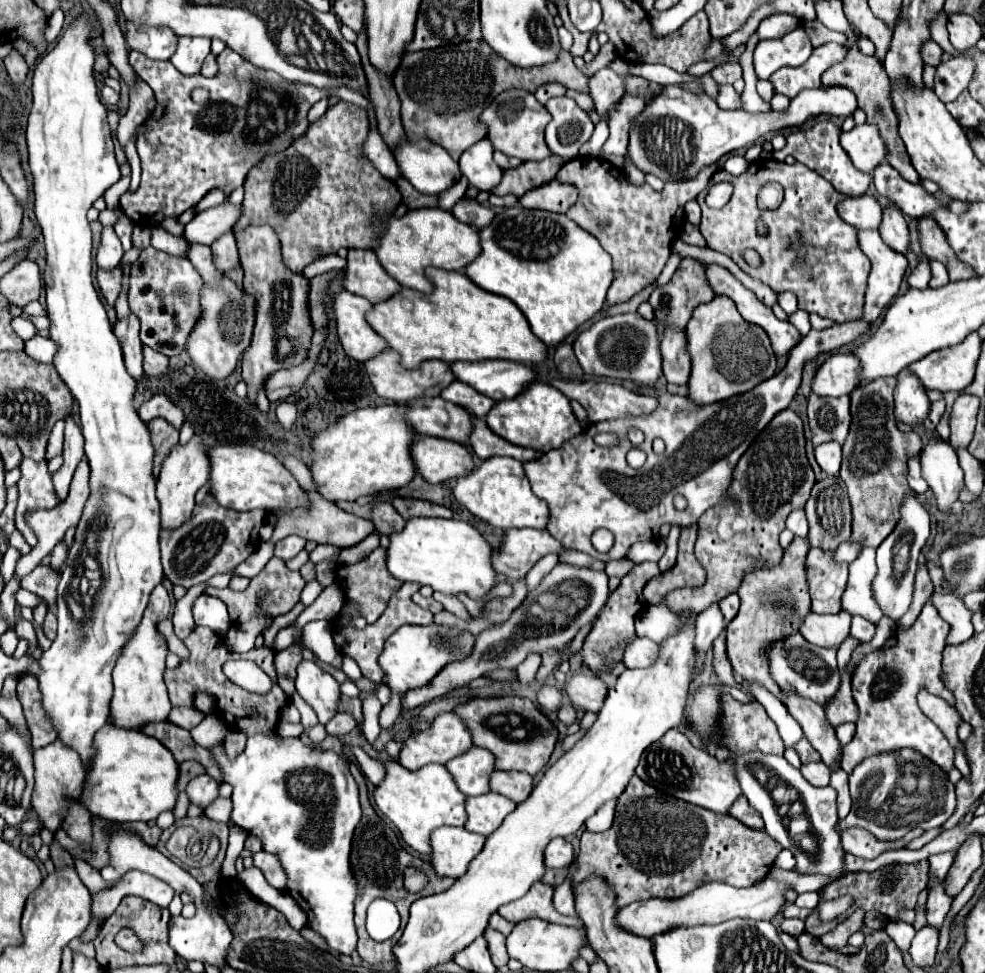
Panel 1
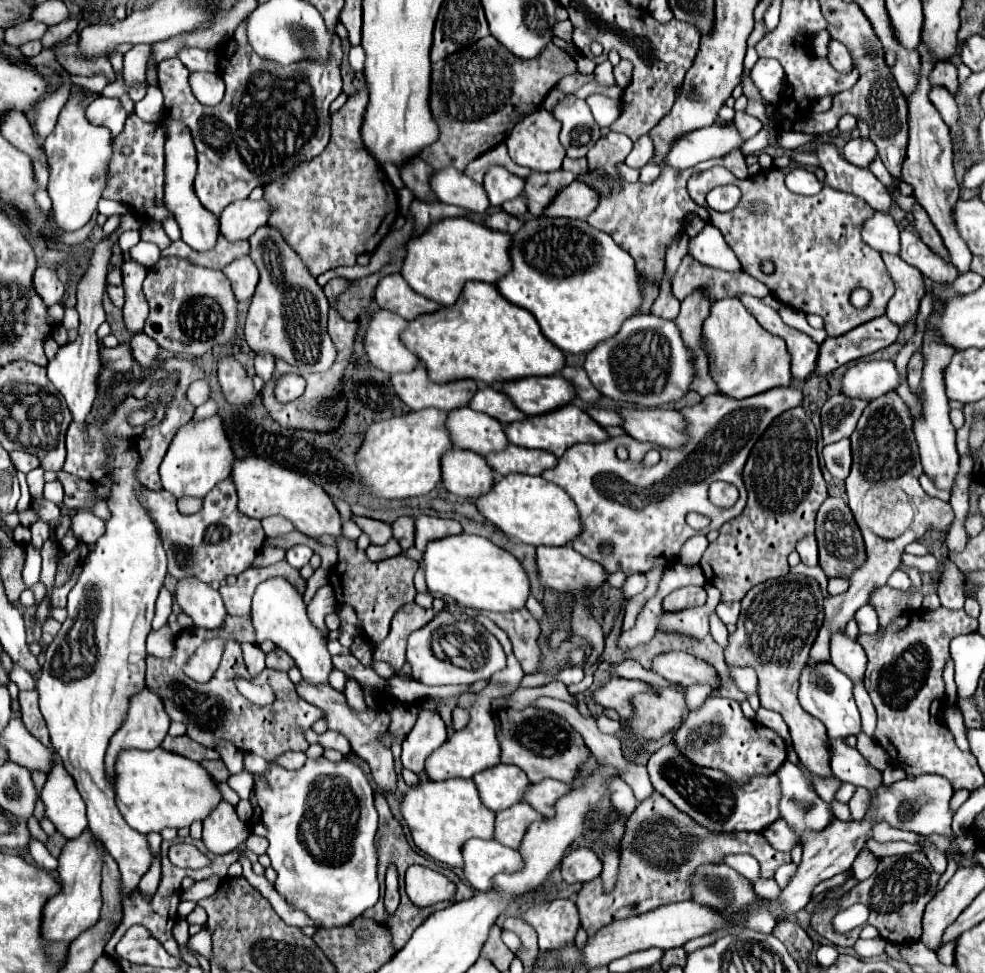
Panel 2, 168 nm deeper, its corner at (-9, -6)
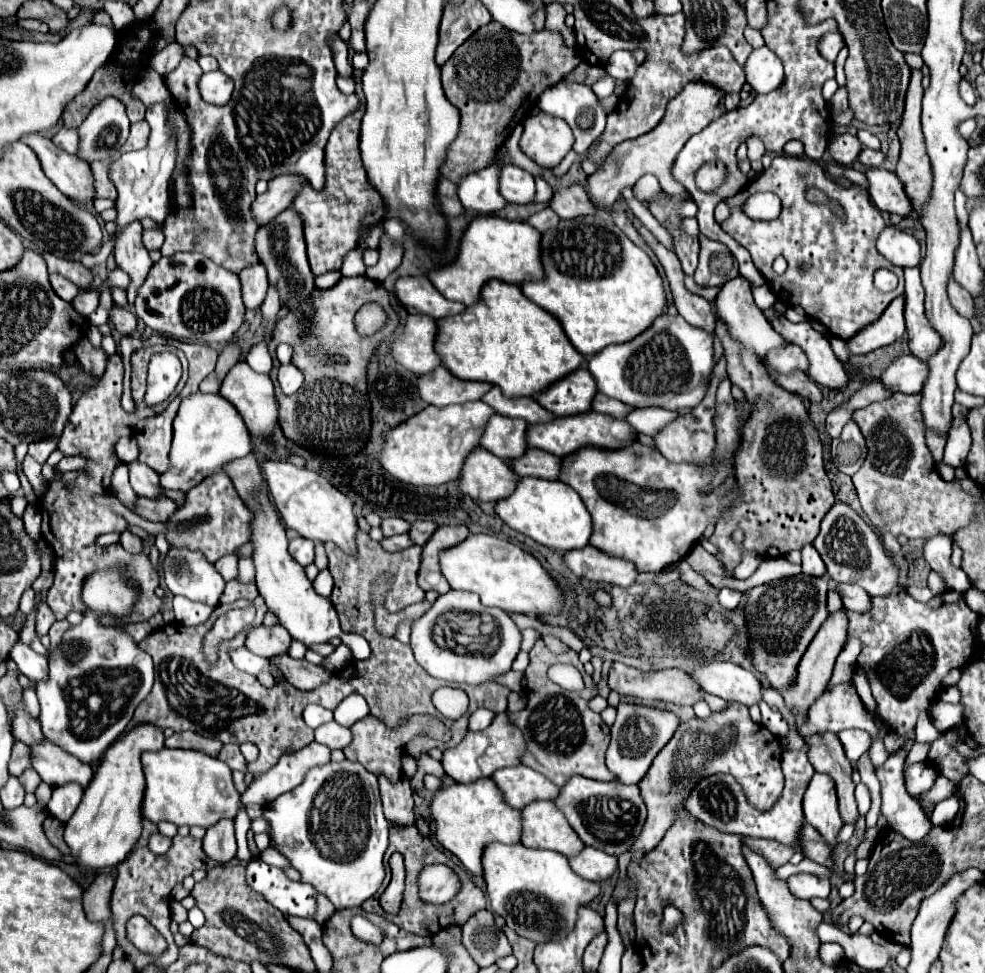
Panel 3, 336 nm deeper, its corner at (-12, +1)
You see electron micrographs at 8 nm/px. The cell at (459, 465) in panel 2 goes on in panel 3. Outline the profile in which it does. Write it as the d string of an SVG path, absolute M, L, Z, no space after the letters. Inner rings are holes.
M475 448L469 458L465 458L459 490L479 502L497 502L507 498L517 484L517 476L509 472L509 464L485 448Z

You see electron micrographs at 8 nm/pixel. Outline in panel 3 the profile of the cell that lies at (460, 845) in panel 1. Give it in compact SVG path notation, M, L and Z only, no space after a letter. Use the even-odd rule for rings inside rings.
M491 842L483 850L483 880L487 884L487 896L491 900L491 906L497 914L501 914L507 920L507 926L519 932L521 936L539 942L545 940L557 940L561 936L567 936L567 932L573 928L577 920L577 908L585 902L591 902L599 896L601 888L597 882L589 882L579 878L571 868L565 856L553 852L553 850L535 850L525 848L523 844L501 844Z

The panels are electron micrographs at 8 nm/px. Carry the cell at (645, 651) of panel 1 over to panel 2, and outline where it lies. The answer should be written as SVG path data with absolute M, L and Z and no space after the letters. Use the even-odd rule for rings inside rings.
M682 651L658 655L652 663L652 671L682 687L710 685L712 691L718 691L722 687L720 675L710 663L706 663L694 655L682 653Z

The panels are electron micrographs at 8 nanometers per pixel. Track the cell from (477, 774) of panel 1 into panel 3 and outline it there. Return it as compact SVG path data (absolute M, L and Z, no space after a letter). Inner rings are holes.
M523 764L501 768L499 772L493 772L491 778L511 808L523 808L527 802L553 800L553 796L557 796L557 786L553 782Z

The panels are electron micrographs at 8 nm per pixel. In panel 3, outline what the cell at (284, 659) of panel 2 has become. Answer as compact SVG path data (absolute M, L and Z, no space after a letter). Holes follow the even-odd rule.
M275 624L273 628L251 628L249 636L245 640L245 646L263 658L273 658L273 656L281 656L289 652L291 646L291 636L289 632L285 632L285 628L281 628L279 624Z

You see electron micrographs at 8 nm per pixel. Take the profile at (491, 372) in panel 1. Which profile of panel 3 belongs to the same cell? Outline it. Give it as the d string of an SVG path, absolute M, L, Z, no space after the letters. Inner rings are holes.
M579 368L541 390L533 398L555 416L567 416L591 410L589 400L593 400L593 392L597 392L597 386L591 372Z

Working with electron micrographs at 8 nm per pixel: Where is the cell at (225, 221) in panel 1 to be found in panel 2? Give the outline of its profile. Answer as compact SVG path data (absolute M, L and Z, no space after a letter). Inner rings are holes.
M252 199L234 201L232 205L228 205L224 209L224 213L220 217L220 233L228 241L248 239L250 235L254 235L254 231L258 227L268 223L270 211L272 211L272 207L264 199L260 199L260 201L252 201Z

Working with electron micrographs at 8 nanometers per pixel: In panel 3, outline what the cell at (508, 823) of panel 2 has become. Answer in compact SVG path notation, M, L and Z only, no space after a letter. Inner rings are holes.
M535 800L521 812L521 844L527 848L555 850L563 856L573 856L585 846L581 838L569 828L561 810L549 800Z

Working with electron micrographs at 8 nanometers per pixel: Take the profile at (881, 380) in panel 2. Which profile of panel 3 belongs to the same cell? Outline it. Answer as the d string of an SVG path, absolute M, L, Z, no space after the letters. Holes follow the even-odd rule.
M903 354L883 370L879 380L891 392L919 394L925 382L925 362L917 360L913 354Z

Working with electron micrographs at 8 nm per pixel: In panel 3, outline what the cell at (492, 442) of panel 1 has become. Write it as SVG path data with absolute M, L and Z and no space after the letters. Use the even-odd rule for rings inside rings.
M527 448L523 456L509 462L517 476L539 476L545 480L557 480L561 458L539 448Z

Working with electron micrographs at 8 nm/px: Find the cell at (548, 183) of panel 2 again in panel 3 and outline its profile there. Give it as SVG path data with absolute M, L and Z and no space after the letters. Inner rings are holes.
M569 184L553 188L553 198L549 208L559 218L573 218L573 216L587 216L595 212L595 206L589 202L587 192L581 184Z

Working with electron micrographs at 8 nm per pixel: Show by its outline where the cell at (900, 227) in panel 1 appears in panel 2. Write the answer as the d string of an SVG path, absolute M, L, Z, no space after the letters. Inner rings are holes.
M908 229L902 231L900 257L906 263L920 269L922 275L930 277L934 283L938 283L942 287L948 287L952 283L952 279L956 279L960 275L954 265L950 265L948 261L944 261L942 257L932 253L928 249L928 245L924 245L922 239L918 235L914 235L912 231L908 231Z

